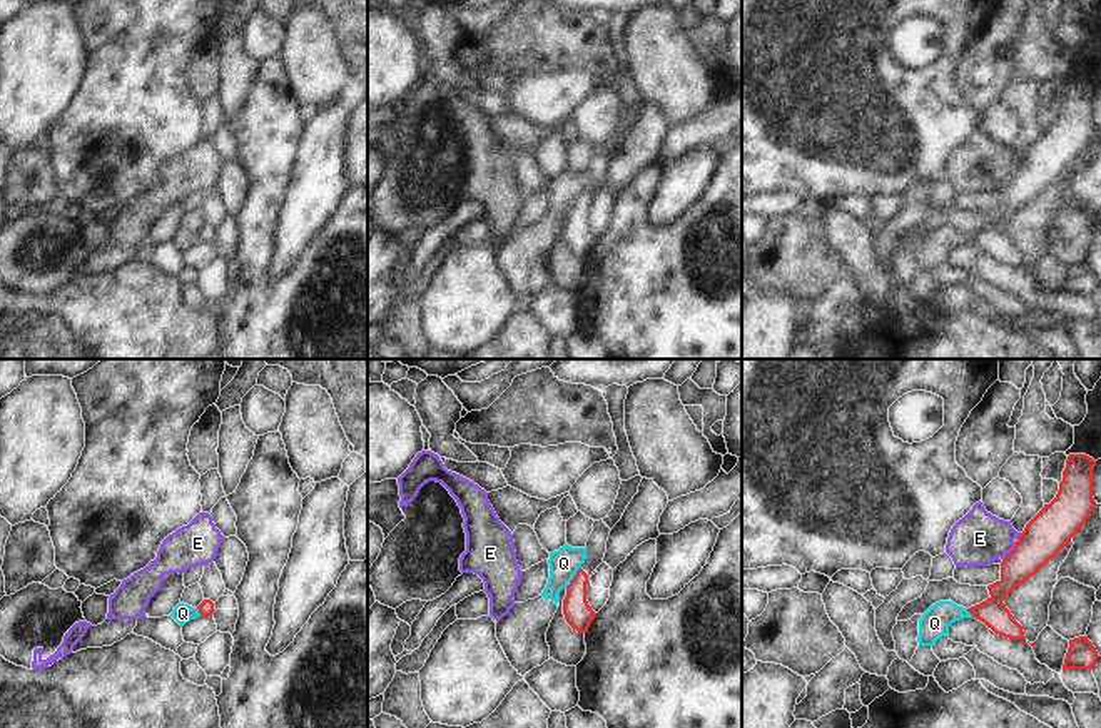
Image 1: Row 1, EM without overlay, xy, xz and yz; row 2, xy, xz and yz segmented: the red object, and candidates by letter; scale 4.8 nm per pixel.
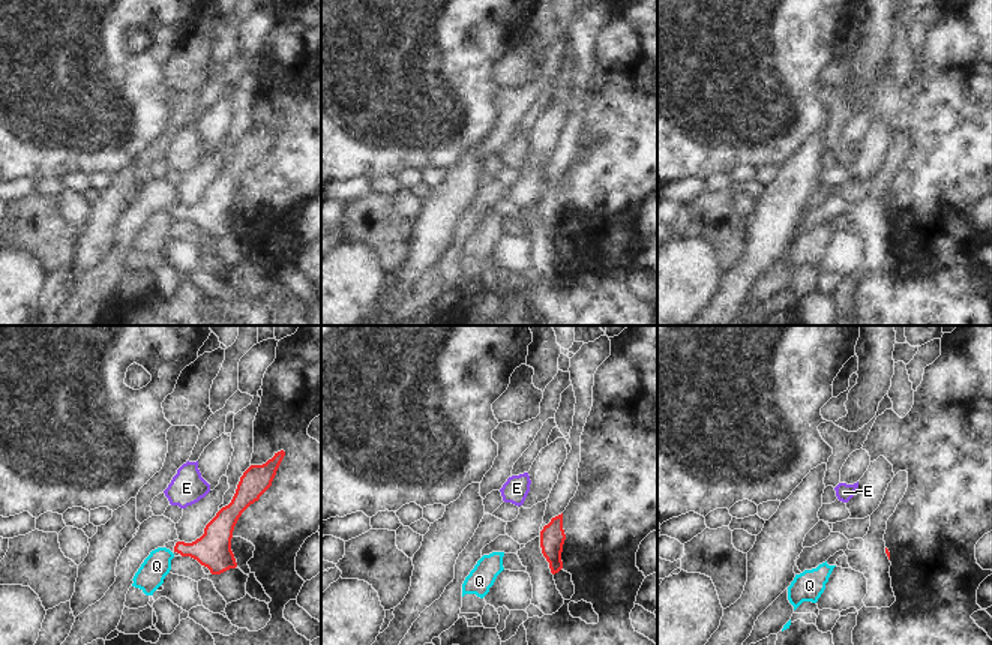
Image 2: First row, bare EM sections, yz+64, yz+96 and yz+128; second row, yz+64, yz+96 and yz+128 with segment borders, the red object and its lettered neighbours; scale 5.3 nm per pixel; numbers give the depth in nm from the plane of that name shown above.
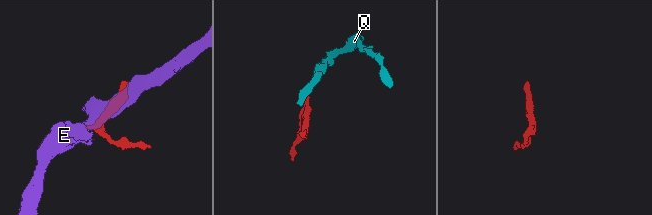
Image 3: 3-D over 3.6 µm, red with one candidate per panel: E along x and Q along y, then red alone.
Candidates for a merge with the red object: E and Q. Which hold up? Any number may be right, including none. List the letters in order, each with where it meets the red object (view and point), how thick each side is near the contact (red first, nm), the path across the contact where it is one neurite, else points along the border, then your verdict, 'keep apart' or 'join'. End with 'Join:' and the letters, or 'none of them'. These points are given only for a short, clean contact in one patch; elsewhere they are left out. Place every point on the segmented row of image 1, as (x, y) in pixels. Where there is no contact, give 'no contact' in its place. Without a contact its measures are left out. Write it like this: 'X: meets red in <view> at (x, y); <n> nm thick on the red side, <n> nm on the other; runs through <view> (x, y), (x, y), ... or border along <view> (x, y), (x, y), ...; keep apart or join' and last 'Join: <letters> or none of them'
E: meets red in yz at (1011, 551); 200 nm thick on the red side, 260 nm on the other; keep apart
Q: meets red in xz at (575, 575); 140 nm thick on the red side, 140 nm on the other; border along xz (580, 566), (568, 581); keep apart
Join: none of them

